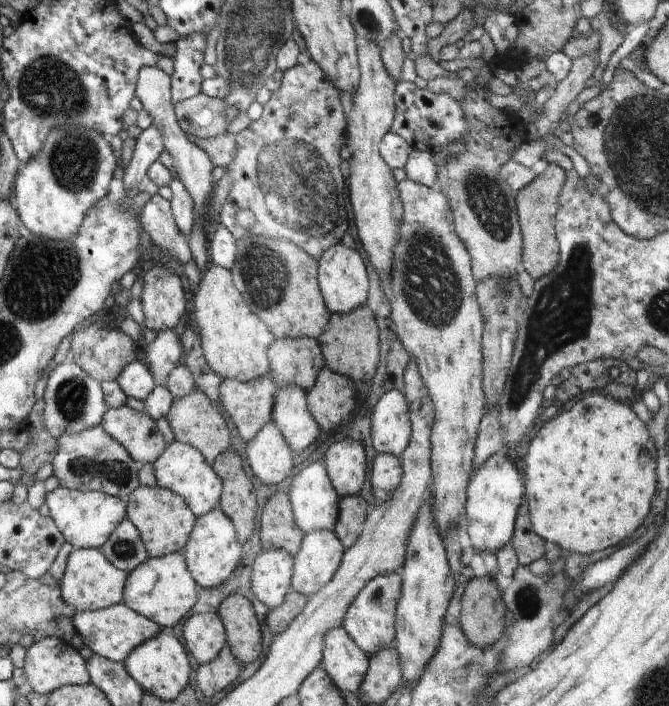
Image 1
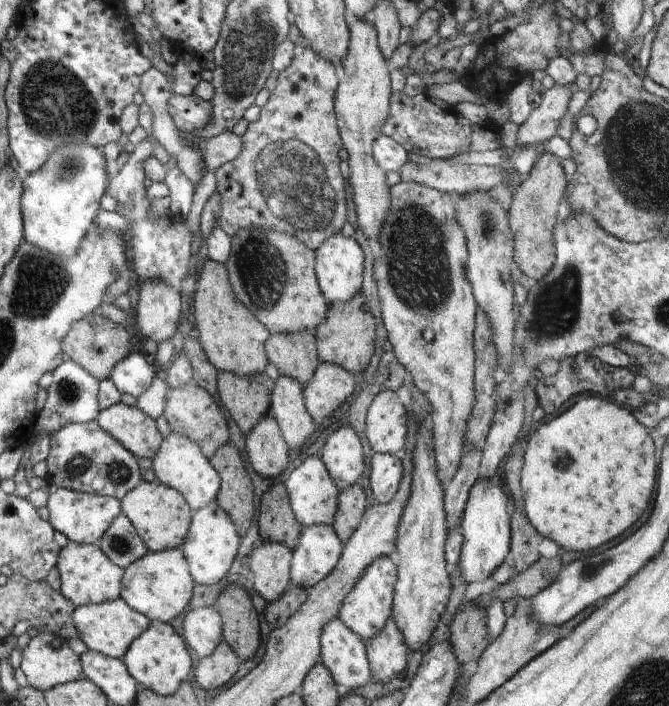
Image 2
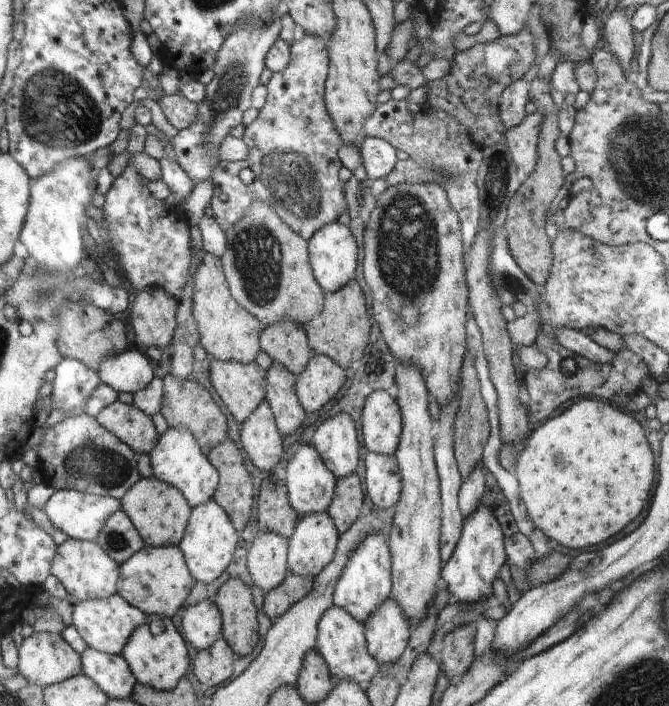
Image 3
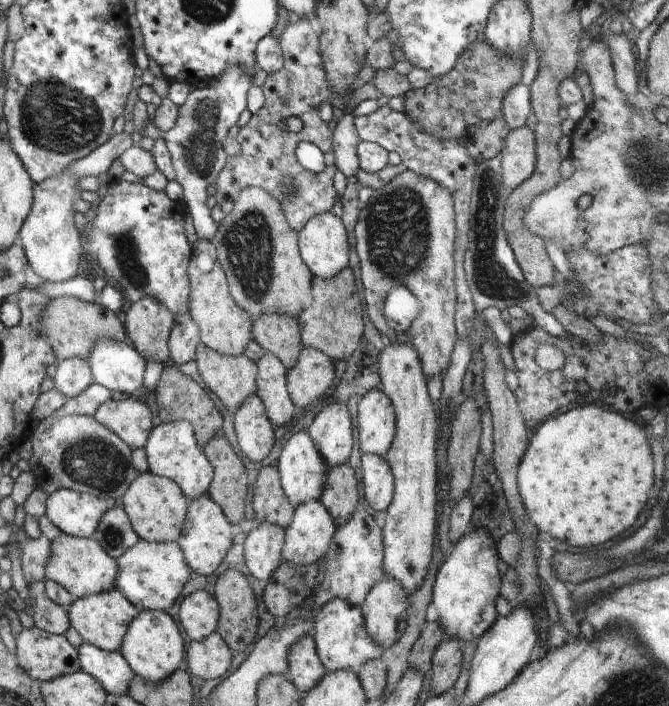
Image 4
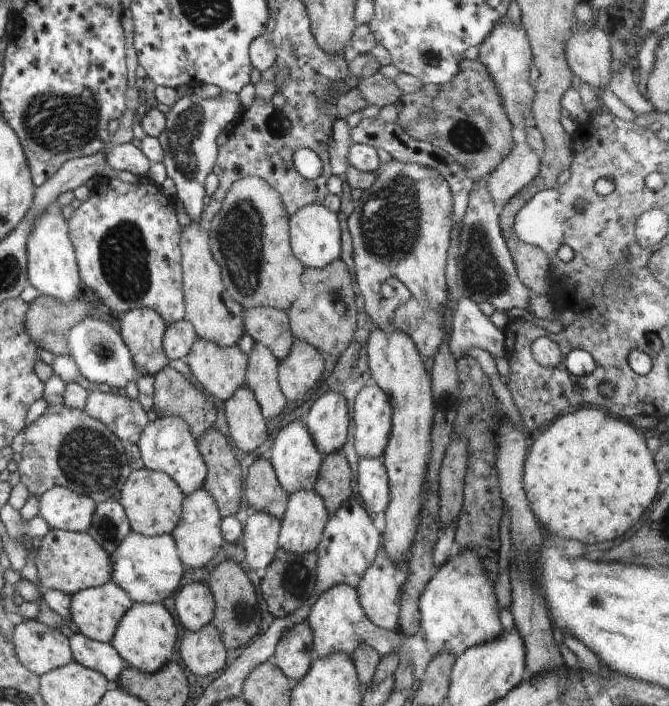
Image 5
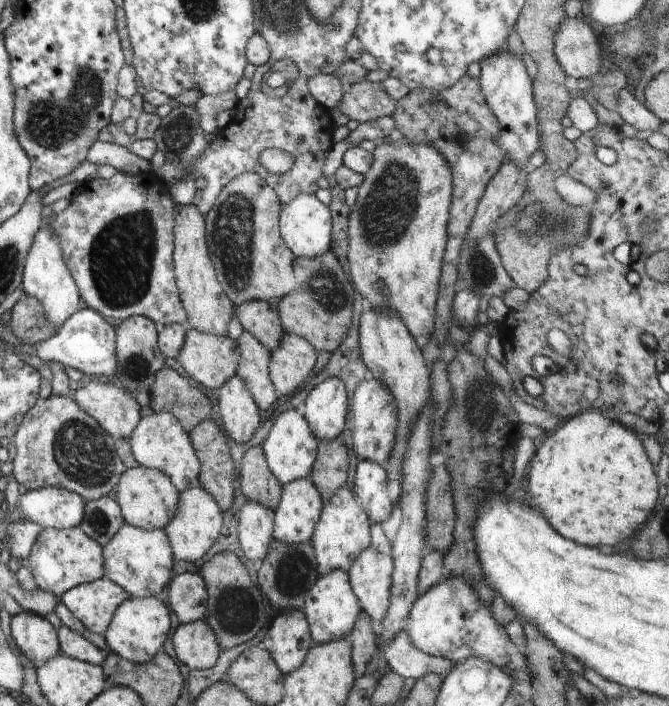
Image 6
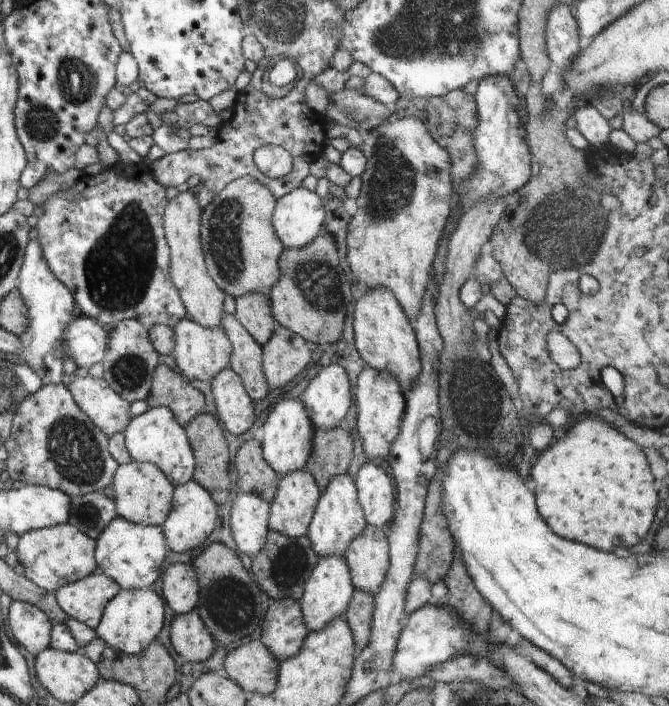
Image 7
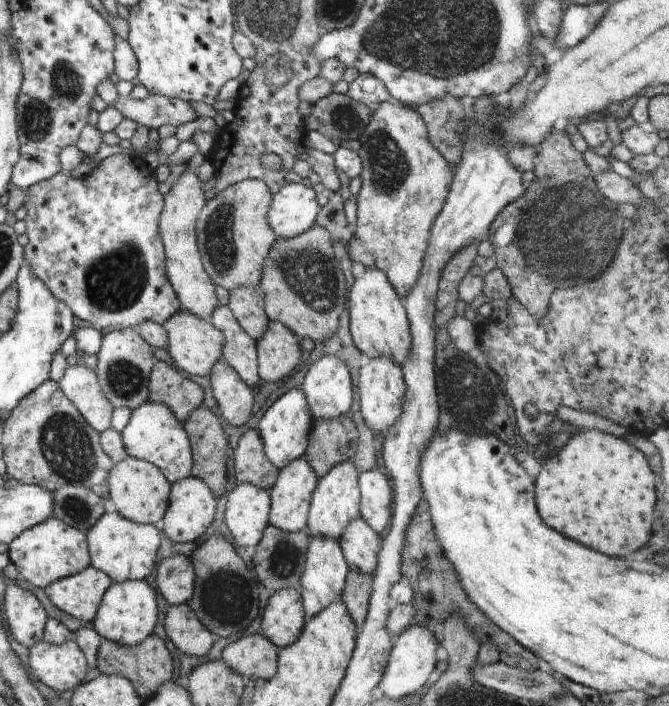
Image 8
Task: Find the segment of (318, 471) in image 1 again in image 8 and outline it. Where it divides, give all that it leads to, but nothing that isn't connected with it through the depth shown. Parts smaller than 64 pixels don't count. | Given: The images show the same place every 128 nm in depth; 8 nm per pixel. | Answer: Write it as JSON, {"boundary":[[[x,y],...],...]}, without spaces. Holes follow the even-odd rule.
{"boundary":[[[300,388],[288,390],[264,412],[258,429],[265,456],[274,464],[274,467],[280,470],[295,459],[304,456],[314,421],[314,416],[311,414],[308,402]]]}

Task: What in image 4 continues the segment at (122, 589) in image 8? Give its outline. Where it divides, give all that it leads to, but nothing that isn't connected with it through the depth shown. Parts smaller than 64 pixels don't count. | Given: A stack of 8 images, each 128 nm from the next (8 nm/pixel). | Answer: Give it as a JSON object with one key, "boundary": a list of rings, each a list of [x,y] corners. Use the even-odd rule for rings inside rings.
{"boundary":[[[141,610],[128,625],[119,651],[136,676],[154,684],[170,678],[179,669],[185,655],[184,641],[174,620],[161,610]]]}

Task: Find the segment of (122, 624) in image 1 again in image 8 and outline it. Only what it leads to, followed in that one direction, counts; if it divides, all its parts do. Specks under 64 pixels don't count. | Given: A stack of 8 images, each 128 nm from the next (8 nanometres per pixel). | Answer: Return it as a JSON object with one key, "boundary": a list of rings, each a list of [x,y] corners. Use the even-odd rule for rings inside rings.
{"boundary":[[[90,566],[52,582],[43,592],[59,610],[77,620],[93,623],[102,596],[112,584],[105,573]]]}

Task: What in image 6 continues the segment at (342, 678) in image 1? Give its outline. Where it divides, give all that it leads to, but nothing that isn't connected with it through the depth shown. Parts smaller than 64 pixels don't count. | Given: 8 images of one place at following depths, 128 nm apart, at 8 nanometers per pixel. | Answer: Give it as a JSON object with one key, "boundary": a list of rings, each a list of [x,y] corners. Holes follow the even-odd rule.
{"boundary":[[[335,569],[326,575],[318,576],[305,597],[304,607],[304,616],[308,622],[313,644],[328,643],[343,637],[350,637],[354,627],[353,622],[357,621],[360,610],[362,609],[358,598],[352,591],[349,575],[346,571]],[[404,630],[388,643],[378,636],[376,645],[383,652],[389,668],[404,680],[417,680],[426,677],[426,674],[444,679],[455,668],[455,663],[444,656],[434,656],[431,652],[416,649]]]}

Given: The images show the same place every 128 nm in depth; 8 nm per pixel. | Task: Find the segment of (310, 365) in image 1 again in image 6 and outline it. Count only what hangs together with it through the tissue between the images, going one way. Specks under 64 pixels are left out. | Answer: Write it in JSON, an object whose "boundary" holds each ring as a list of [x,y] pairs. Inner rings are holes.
{"boundary":[[[250,300],[235,306],[236,317],[243,330],[262,344],[269,352],[279,346],[284,330],[281,328],[276,303]]]}

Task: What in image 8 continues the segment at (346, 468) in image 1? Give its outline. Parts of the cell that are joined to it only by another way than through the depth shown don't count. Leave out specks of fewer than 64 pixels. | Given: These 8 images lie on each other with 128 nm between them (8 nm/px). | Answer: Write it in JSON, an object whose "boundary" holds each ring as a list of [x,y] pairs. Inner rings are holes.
{"boundary":[[[325,355],[307,370],[300,390],[314,419],[338,420],[347,414],[354,399],[347,365],[335,355]]]}

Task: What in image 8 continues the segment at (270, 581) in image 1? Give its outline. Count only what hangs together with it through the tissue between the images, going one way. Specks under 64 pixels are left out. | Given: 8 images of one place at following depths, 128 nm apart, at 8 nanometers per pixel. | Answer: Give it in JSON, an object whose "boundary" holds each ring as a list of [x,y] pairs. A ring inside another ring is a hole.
{"boundary":[[[238,483],[225,498],[225,522],[234,545],[254,550],[269,525],[269,492],[251,483]]]}

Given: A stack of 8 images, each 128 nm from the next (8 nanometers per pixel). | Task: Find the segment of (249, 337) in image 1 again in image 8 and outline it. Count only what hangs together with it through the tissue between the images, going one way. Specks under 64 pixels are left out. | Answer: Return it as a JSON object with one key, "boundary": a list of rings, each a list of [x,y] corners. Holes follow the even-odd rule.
{"boundary":[[[187,168],[185,172],[170,181],[172,188],[163,196],[163,210],[159,217],[159,234],[165,251],[165,270],[173,290],[176,292],[180,308],[204,320],[210,320],[219,303],[215,296],[216,286],[204,271],[197,248],[195,229],[202,208],[206,205],[205,188],[198,177],[198,170]]]}

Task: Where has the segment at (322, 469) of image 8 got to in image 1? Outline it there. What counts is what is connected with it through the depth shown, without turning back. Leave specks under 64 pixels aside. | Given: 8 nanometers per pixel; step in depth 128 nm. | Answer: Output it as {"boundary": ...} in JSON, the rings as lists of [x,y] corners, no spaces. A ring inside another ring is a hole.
{"boundary":[[[360,495],[346,496],[339,500],[339,516],[335,536],[346,550],[360,537],[368,514],[366,500]]]}

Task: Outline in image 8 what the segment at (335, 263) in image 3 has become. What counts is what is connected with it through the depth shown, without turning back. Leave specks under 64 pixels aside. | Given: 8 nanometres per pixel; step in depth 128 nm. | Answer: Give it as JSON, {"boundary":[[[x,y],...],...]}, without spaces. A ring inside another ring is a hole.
{"boundary":[[[294,182],[286,183],[271,196],[267,222],[276,236],[290,239],[315,224],[319,208],[313,188]]]}

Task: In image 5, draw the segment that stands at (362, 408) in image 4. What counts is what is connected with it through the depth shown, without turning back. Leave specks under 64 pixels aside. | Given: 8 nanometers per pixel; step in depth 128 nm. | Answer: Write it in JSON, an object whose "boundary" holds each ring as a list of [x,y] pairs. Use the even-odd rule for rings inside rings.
{"boundary":[[[364,386],[354,402],[354,448],[359,459],[382,459],[392,431],[393,409],[377,386]]]}

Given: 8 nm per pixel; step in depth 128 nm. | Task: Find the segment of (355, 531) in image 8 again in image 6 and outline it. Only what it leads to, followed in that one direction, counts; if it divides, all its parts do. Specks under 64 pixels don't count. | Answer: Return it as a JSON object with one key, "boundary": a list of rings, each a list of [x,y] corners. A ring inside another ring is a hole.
{"boundary":[[[380,523],[372,524],[370,535],[370,545],[353,560],[347,574],[349,575],[352,591],[358,598],[360,608],[370,616],[374,625],[379,627],[390,605],[393,559],[391,556],[391,544],[388,542]]]}

